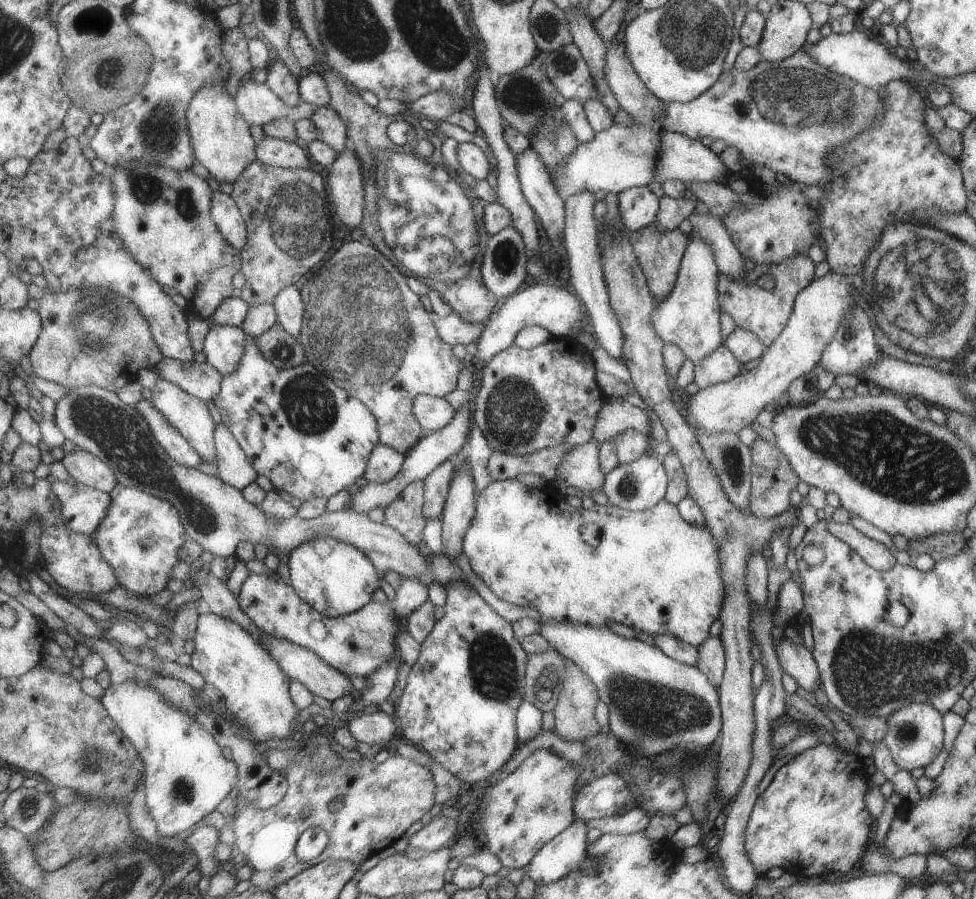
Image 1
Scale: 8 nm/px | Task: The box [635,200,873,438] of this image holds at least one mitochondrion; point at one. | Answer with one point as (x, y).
(852, 328)

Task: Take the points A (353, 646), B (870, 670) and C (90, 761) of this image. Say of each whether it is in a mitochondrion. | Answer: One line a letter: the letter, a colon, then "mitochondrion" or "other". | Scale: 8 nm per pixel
A: other
B: mitochondrion
C: mitochondrion

